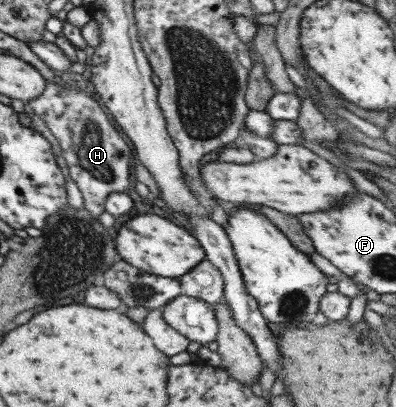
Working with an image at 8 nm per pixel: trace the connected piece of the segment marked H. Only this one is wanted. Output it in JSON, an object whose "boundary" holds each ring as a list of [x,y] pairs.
{"boundary":[[[61,75],[61,79],[65,81],[64,85],[47,82],[40,96],[28,102],[33,111],[45,121],[51,133],[59,142],[63,150],[61,156],[67,162],[70,177],[82,193],[85,209],[88,209],[93,217],[99,218],[101,213],[106,211],[105,200],[107,196],[110,193],[125,192],[129,187],[133,151],[125,143],[125,139],[119,135],[119,131],[113,127],[111,119],[109,119],[103,107],[93,98],[94,94],[89,89],[89,85],[73,75]]]}

